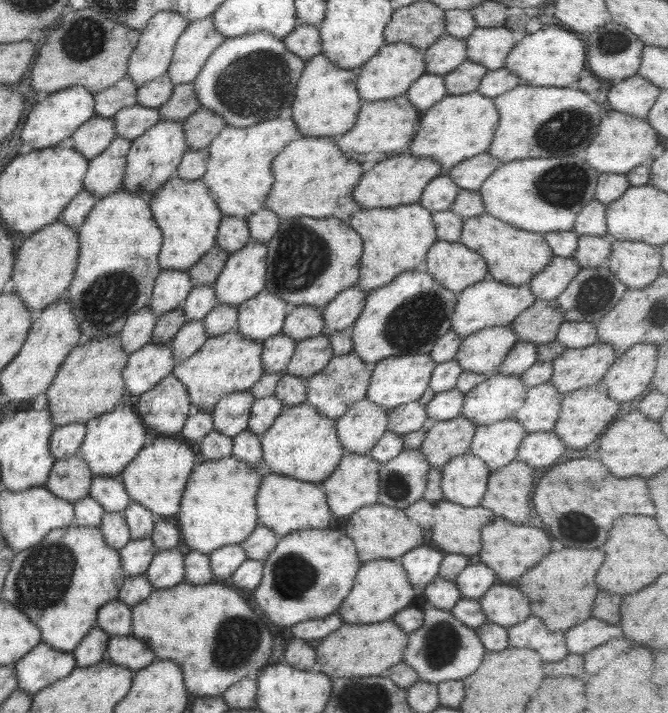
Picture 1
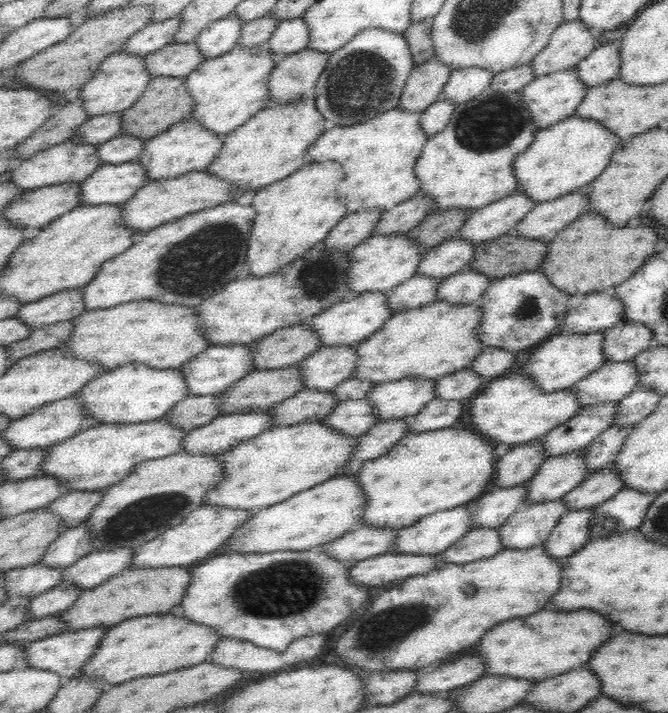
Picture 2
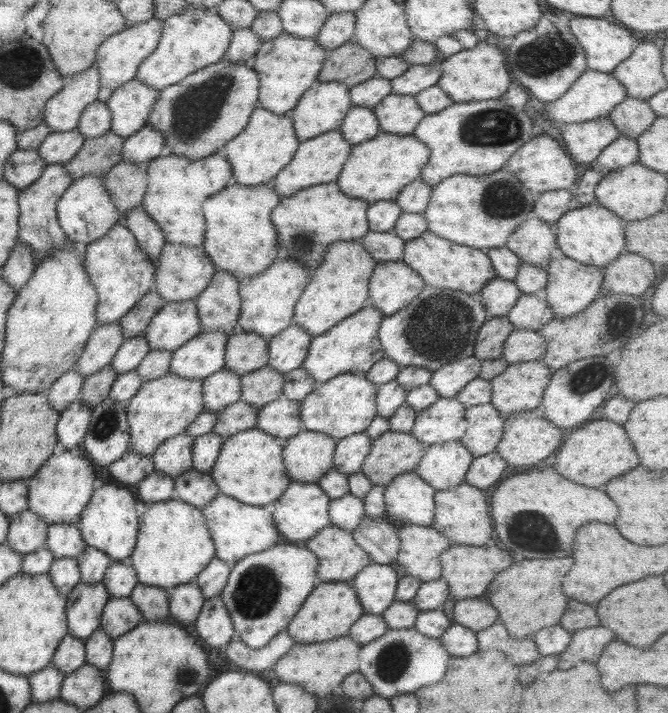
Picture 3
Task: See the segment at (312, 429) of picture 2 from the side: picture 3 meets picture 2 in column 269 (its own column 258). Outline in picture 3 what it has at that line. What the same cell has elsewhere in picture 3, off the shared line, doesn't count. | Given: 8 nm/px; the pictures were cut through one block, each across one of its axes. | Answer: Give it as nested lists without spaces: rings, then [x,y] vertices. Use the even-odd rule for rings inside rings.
[[[256,428],[236,432],[223,440],[217,458],[209,470],[211,480],[219,490],[218,494],[249,506],[267,507],[270,502],[277,500],[291,482],[281,462],[283,446],[284,441]]]

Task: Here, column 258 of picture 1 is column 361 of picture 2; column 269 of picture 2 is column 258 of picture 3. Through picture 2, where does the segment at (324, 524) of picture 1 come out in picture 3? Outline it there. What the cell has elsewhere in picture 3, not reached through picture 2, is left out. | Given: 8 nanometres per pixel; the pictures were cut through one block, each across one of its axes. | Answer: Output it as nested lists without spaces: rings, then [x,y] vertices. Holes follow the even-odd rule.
[[[217,494],[200,512],[209,538],[213,542],[213,548],[215,548],[214,558],[231,567],[244,556],[268,549],[276,545],[279,540],[279,534],[273,526],[267,507],[249,506],[223,494]]]

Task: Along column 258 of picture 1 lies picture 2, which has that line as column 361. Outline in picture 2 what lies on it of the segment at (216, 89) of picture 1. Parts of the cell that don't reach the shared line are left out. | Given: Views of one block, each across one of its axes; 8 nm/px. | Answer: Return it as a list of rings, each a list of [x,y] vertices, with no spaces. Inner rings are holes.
[[[386,29],[363,30],[347,46],[331,54],[315,86],[316,106],[328,120],[328,128],[367,121],[399,106],[405,84],[415,68],[412,47],[404,34]]]

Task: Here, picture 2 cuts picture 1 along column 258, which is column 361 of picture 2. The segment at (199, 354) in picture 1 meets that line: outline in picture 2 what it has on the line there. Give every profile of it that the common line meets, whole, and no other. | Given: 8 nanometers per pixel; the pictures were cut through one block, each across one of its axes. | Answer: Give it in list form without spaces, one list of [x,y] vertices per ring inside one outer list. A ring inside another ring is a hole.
[[[438,299],[394,312],[384,328],[358,344],[359,363],[353,378],[377,384],[411,377],[436,379],[470,367],[486,348],[479,338],[482,321],[483,306],[478,302],[456,304]]]

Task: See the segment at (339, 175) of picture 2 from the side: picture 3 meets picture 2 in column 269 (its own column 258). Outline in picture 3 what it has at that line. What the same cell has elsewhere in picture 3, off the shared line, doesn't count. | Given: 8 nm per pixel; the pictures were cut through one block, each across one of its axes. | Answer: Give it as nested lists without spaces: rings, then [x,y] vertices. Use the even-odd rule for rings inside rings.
[[[267,183],[253,187],[232,185],[203,201],[201,216],[206,225],[200,247],[215,271],[226,272],[241,280],[259,274],[277,258],[277,234],[269,222],[269,213],[281,198]]]

